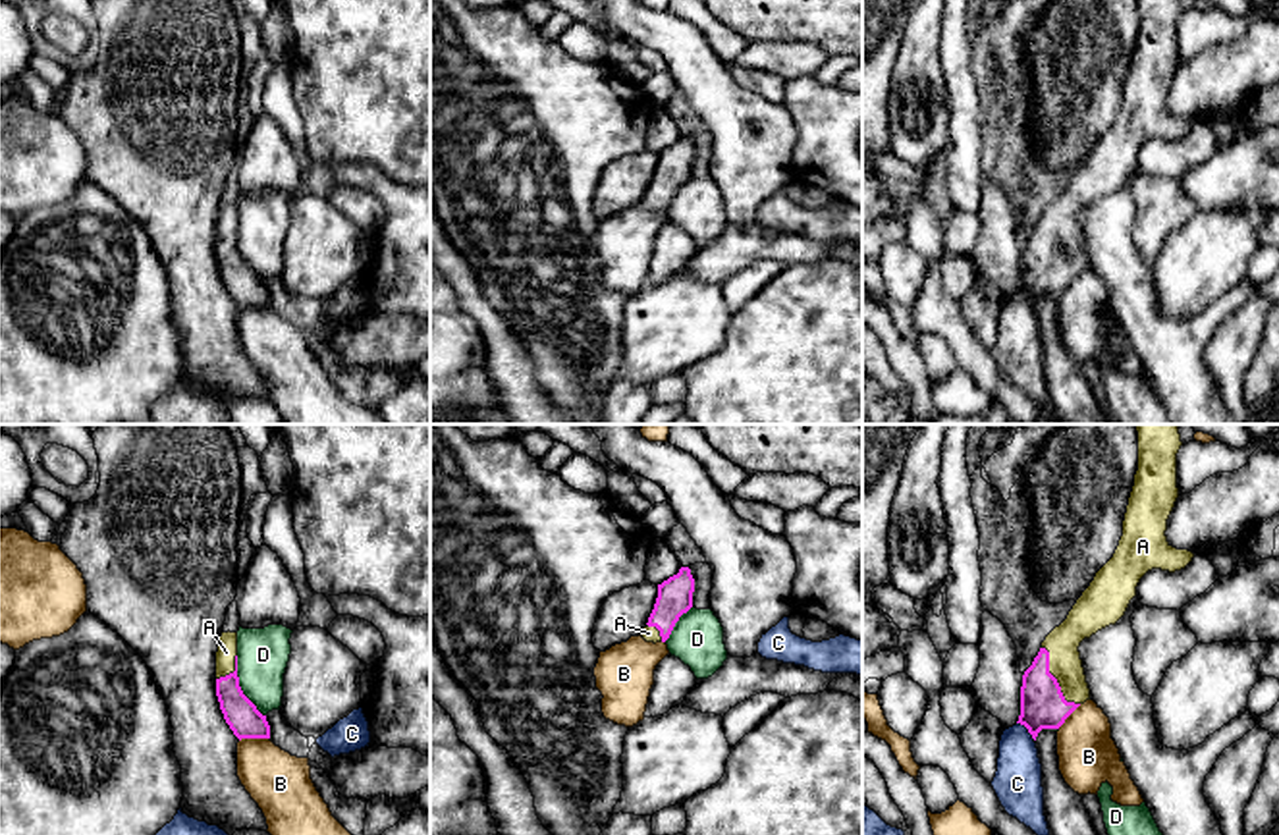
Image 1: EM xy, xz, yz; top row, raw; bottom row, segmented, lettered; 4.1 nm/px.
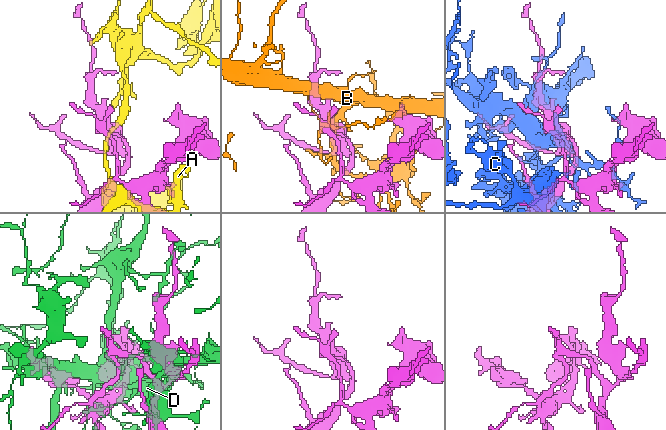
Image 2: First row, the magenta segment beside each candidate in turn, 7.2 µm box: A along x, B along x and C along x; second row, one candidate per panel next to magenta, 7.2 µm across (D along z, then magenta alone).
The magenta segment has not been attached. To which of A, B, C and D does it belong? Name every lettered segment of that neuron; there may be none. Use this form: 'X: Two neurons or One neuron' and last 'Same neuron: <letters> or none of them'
A: One neuron
B: Two neurons
C: Two neurons
D: Two neurons
Same neuron: A

